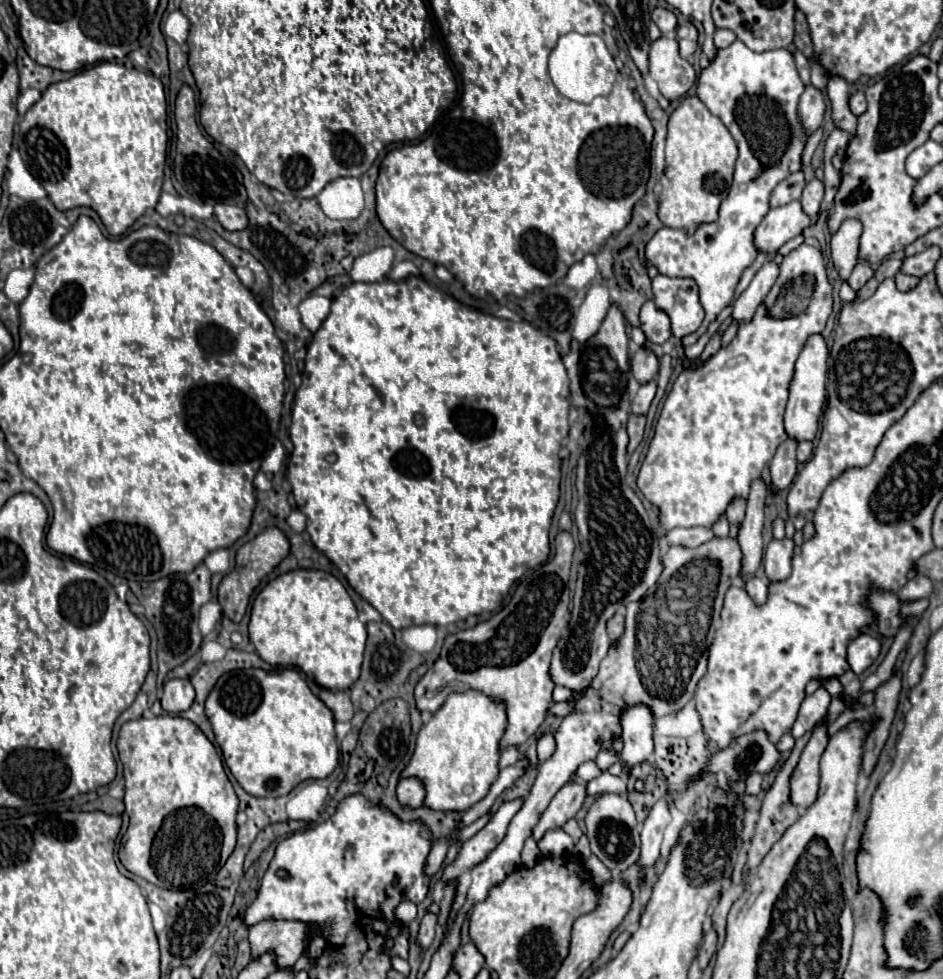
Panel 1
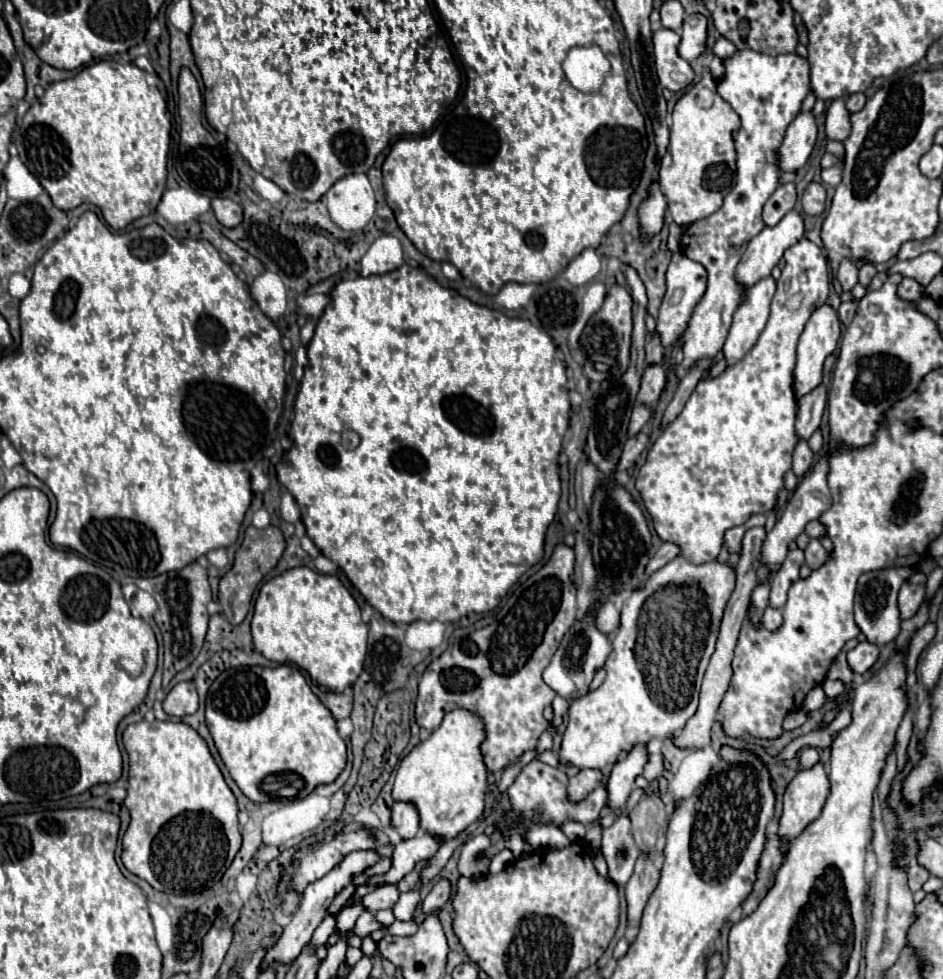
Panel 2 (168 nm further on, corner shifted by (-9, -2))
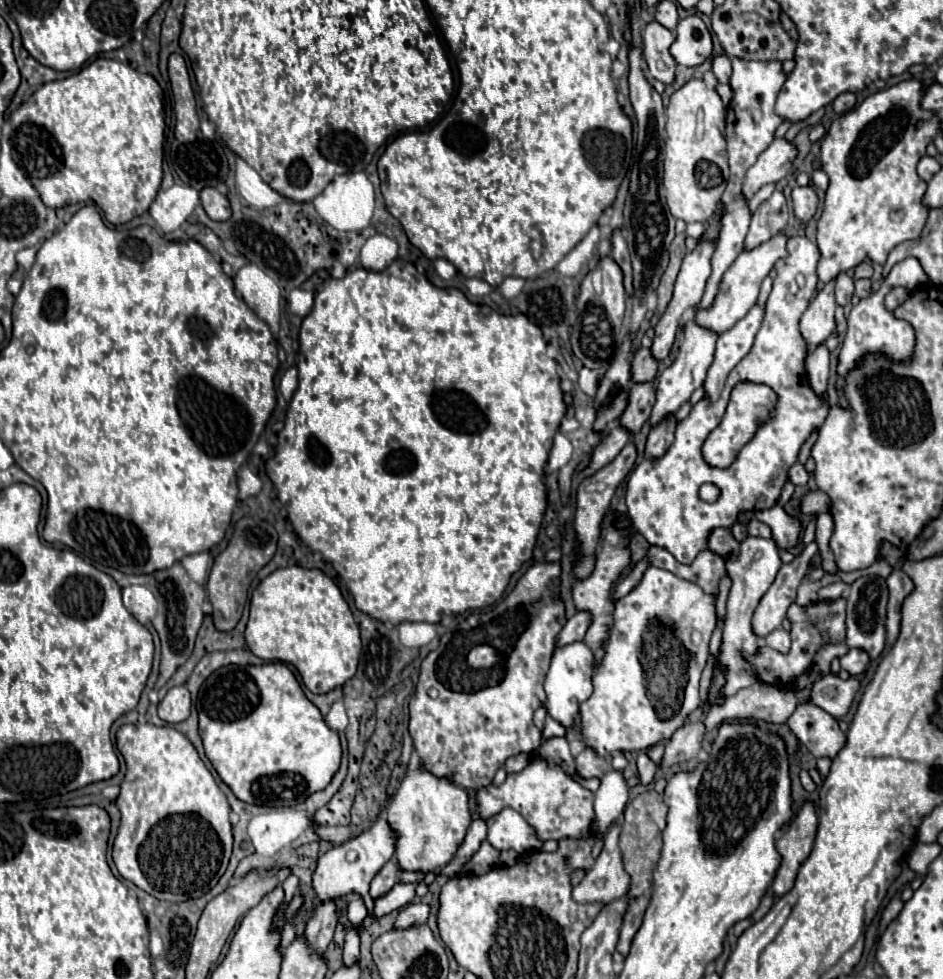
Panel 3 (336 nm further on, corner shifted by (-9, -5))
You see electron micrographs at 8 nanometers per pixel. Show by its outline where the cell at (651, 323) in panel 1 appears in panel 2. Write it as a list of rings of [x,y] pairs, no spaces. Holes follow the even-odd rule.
[[[654,334],[652,340],[646,344],[646,362],[648,364],[660,364],[664,356],[664,346],[660,342],[660,334]]]

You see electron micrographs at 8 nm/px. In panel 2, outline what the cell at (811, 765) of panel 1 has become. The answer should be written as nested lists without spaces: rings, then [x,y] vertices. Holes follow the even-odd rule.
[[[822,762],[800,770],[784,792],[784,812],[778,834],[782,838],[798,836],[814,818],[818,818],[830,794],[830,778]]]

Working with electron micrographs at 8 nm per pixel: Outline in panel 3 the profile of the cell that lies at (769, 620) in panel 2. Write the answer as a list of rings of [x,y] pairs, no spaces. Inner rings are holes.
[[[774,629],[766,639],[764,643],[774,649],[774,651],[780,651],[780,653],[788,653],[790,651],[790,633],[784,631],[784,629]]]

